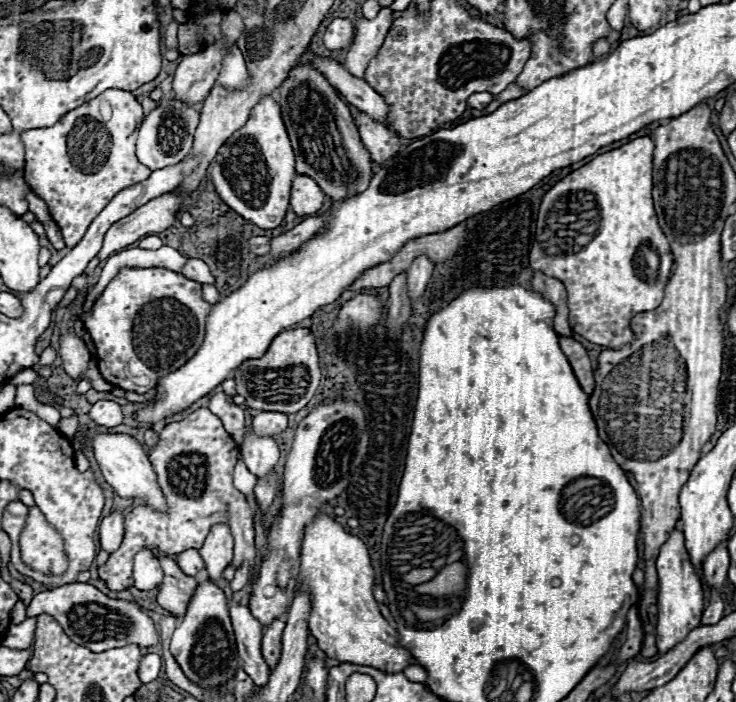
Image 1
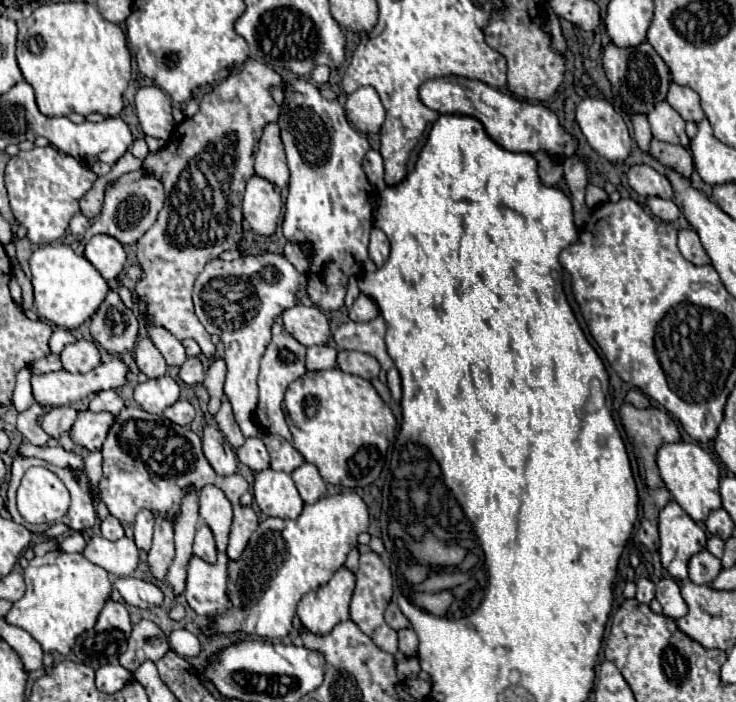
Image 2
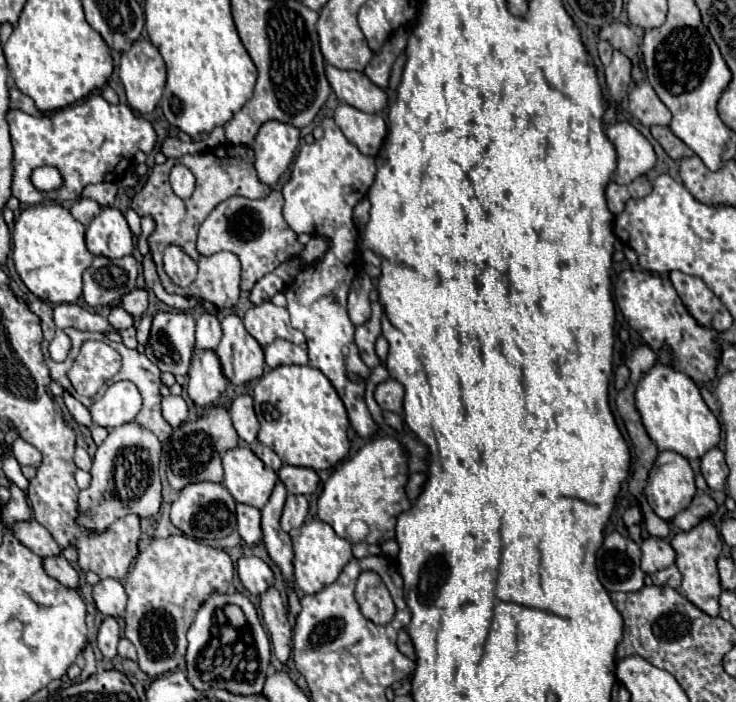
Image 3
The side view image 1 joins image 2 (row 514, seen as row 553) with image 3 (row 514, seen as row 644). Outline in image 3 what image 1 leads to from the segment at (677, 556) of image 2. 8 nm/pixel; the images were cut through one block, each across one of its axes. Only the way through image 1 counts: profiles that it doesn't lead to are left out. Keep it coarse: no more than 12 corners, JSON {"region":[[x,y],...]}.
{"region":[[658,452],[646,484],[652,510],[670,522],[692,502],[694,472]]}

